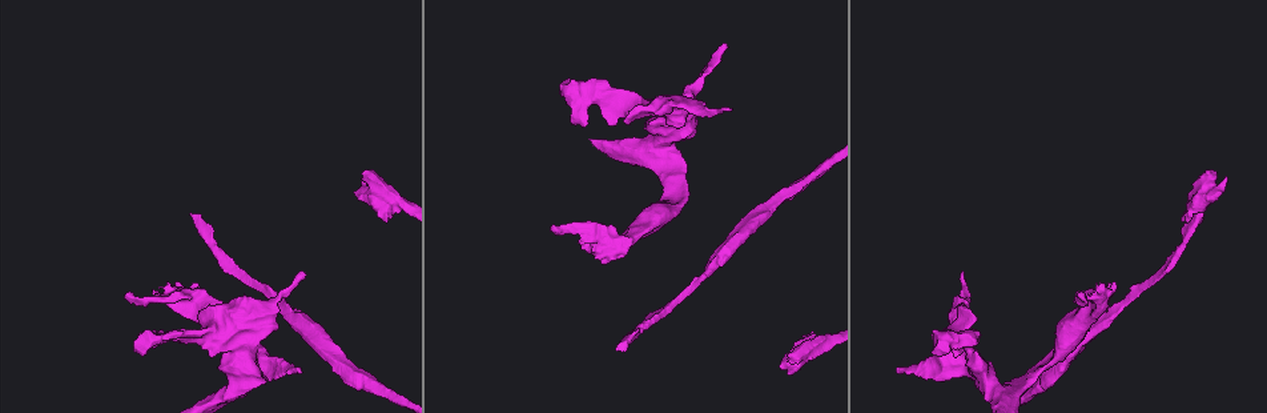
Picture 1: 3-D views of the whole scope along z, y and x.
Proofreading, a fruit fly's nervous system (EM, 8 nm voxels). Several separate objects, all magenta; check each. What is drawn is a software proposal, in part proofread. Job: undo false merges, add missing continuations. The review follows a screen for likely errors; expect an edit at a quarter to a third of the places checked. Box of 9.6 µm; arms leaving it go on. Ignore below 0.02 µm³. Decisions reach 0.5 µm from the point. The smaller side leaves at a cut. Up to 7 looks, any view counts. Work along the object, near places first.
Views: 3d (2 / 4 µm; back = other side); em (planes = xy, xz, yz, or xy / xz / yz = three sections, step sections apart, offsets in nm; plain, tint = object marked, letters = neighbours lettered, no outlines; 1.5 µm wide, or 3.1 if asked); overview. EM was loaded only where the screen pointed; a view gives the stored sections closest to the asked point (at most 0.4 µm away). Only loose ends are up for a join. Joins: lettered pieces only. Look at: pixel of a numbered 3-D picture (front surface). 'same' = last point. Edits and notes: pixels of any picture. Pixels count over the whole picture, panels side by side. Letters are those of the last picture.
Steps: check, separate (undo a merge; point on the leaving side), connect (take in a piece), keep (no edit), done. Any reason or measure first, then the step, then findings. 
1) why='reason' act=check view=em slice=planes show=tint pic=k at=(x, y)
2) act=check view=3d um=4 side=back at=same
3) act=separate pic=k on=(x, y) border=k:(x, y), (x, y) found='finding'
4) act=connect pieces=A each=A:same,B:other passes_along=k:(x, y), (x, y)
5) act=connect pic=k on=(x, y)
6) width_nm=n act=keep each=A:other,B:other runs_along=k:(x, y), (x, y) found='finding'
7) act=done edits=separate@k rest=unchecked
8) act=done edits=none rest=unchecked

act=check view=3d um=2 pic=1 at=(1014, 390)

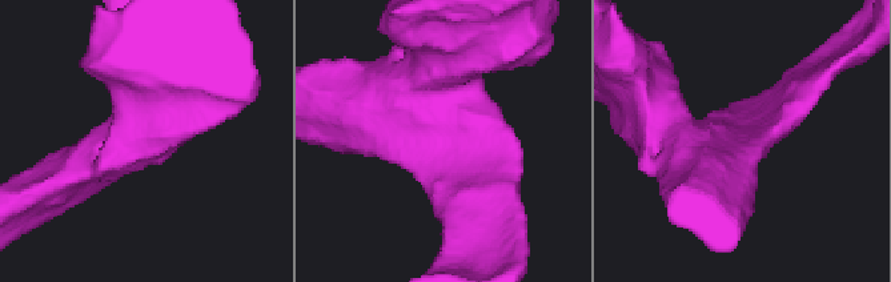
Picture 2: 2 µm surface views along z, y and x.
arms=3 act=check view=em slice=xz step=4 show=tint pic=2 at=(730, 143)

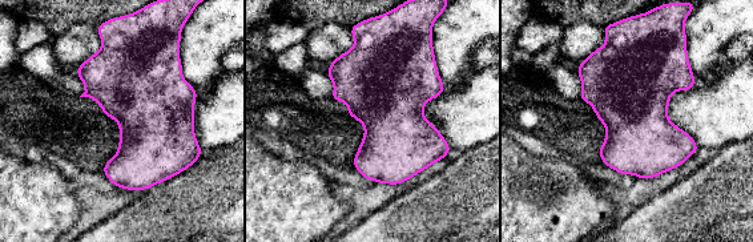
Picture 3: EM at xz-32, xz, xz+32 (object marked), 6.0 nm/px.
act=check view=em slice=planes show=letters at=same

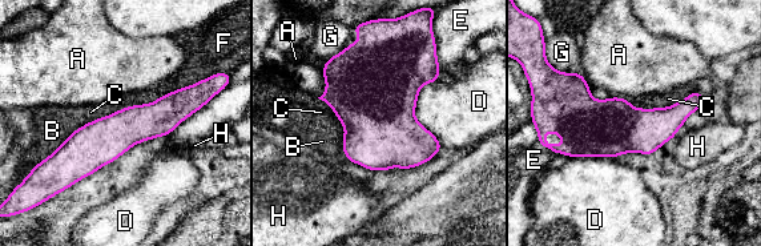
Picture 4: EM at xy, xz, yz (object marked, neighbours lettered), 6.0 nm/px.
width_nm=260 act=keep each=A:other,B:other,C:other,D:other,E:other,F:other,G:other,H:other border=4:(318, 97), (343, 126), (347, 160) found='all the same neuron'

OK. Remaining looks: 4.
act=check view=3d um=4 pic=1 at=(677, 108)

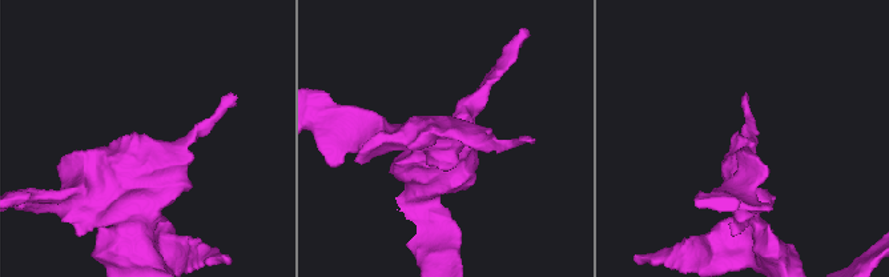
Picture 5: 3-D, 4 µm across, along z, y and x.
act=check view=em slice=planes show=letters pic=5 at=(444, 136)

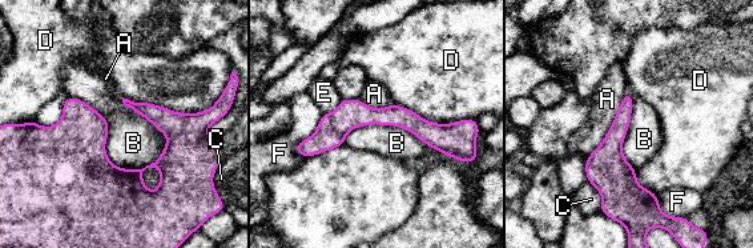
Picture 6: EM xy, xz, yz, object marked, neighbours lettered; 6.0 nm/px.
act=keep each=A:other,B:other,C:other,D:other,E:other,F:other runs_along=6:(459, 135), (346, 116), (305, 147) found='no lettered piece goes on from it'

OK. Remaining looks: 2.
why='free end' act=check view=3d um=2 pic=1 at=(364, 171)

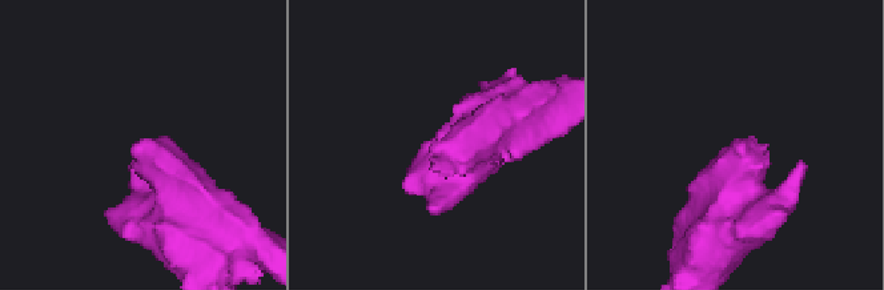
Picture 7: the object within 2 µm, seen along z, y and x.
why='shape alone is not enough' act=check view=em slice=xz step=8 show=letters pic=7 at=(737, 144)

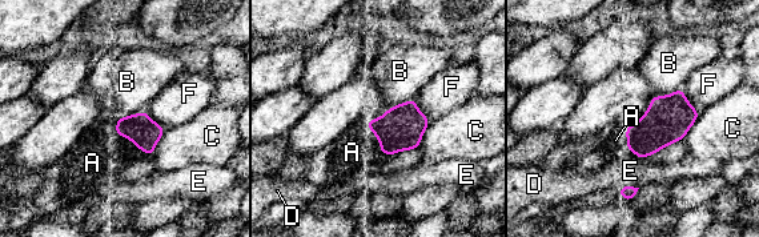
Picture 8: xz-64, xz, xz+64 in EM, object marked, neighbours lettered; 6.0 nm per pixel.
width_nm=190 act=connect pieces=A each=A:same,B:other,C:other,D:other,E:other,F:other found='the neuron continues'

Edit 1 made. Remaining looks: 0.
act=done edits=connect@8 rest=unchecked

